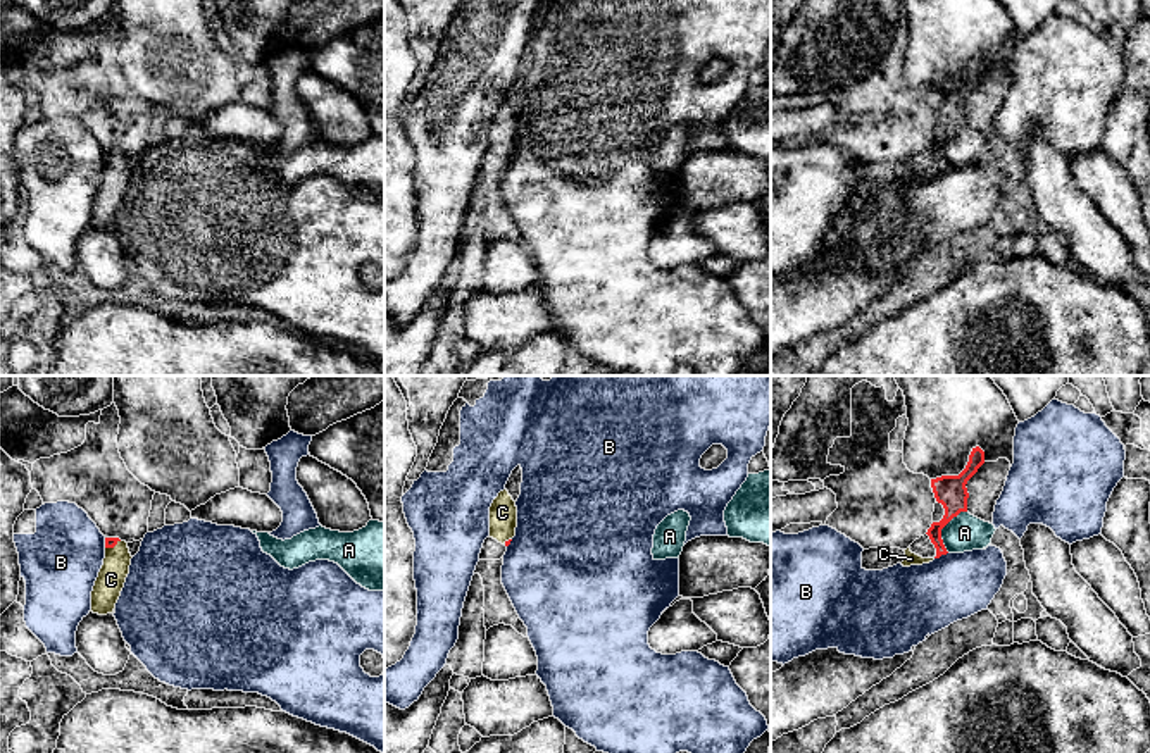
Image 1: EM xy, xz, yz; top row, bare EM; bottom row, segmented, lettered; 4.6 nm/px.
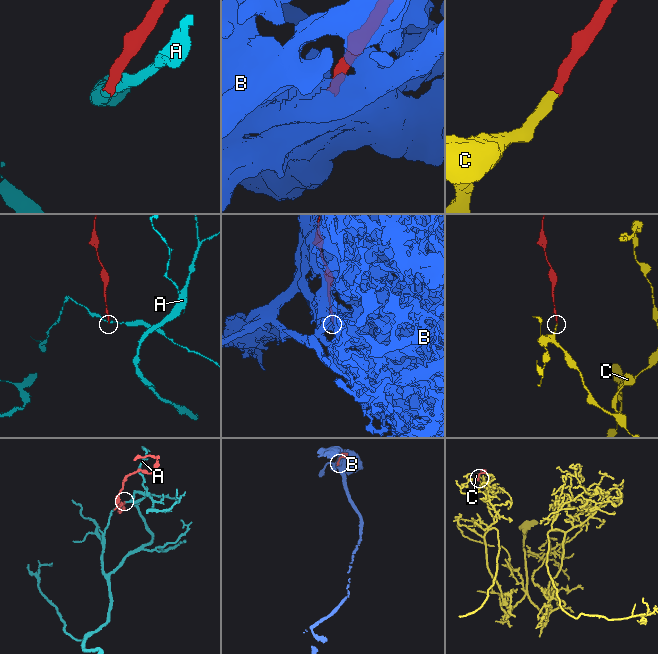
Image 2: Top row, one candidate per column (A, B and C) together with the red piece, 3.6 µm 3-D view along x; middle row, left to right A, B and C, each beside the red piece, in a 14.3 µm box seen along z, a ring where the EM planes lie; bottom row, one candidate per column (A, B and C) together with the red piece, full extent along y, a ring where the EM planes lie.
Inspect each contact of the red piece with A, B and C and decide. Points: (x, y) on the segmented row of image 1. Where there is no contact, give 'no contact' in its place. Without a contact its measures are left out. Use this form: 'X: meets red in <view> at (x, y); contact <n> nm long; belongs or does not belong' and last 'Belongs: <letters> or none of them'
A: meets red in yz at (942, 528); contact 220 nm long; does not belong
B: meets red in yz at (940, 555); contact 70 nm long; does not belong
C: meets red in xy at (112, 547); contact 80 nm long; belongs
Belongs: C

